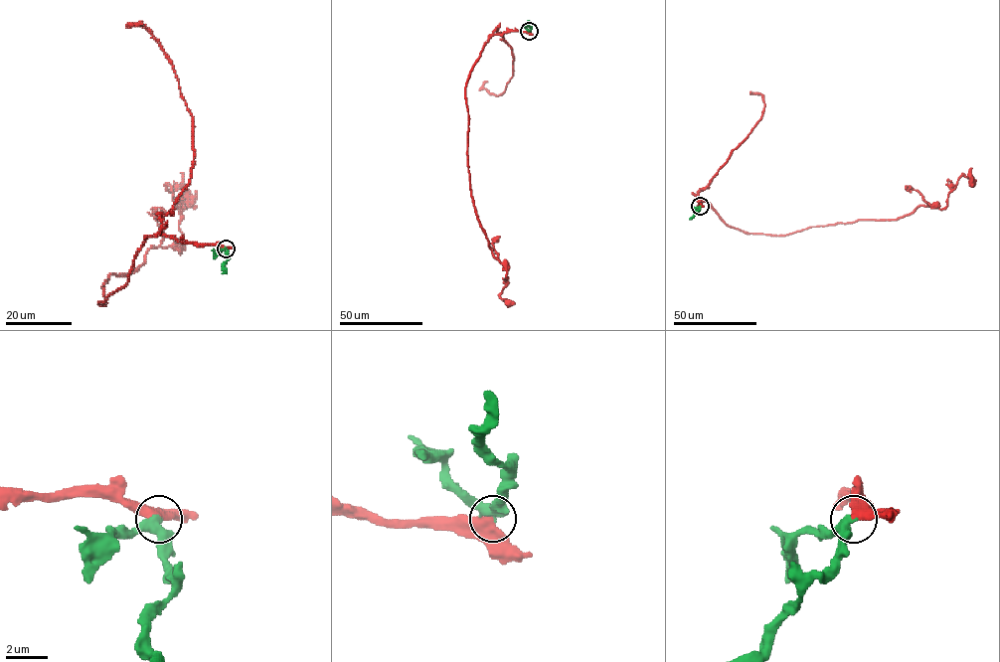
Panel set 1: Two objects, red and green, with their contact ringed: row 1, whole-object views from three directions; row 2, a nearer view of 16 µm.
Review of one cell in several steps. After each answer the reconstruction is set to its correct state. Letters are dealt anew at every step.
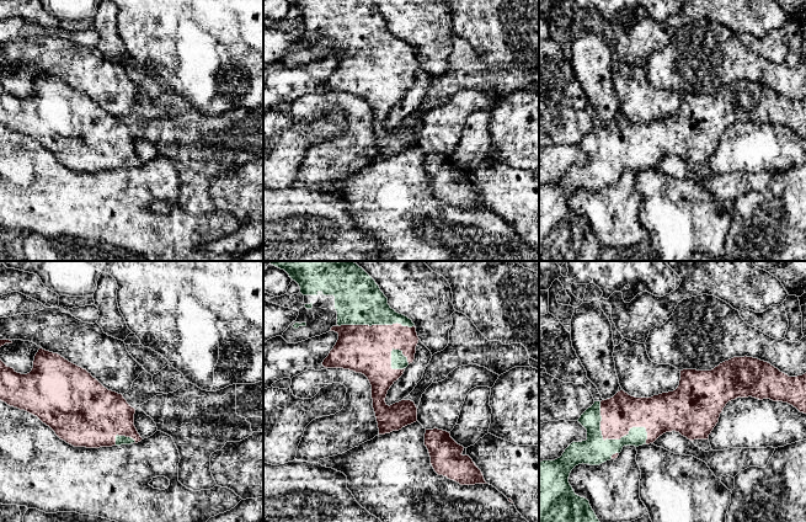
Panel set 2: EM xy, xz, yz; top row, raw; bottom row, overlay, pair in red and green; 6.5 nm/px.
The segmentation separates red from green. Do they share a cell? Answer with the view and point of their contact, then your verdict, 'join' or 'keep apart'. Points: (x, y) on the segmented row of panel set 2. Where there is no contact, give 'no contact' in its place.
yz (613, 438) | join

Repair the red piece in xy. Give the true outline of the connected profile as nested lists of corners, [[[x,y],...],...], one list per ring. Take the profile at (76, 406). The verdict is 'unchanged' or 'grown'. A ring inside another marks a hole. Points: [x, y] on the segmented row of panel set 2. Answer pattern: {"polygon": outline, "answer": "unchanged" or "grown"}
{"polygon": [[[39,348],[36,353],[33,368],[27,374],[17,373],[0,359],[0,400],[37,416],[60,440],[74,447],[112,447],[138,443],[143,440],[134,426],[135,409],[127,403],[122,394],[108,390],[86,369],[69,362],[58,353],[43,348]]], "answer": "grown"}

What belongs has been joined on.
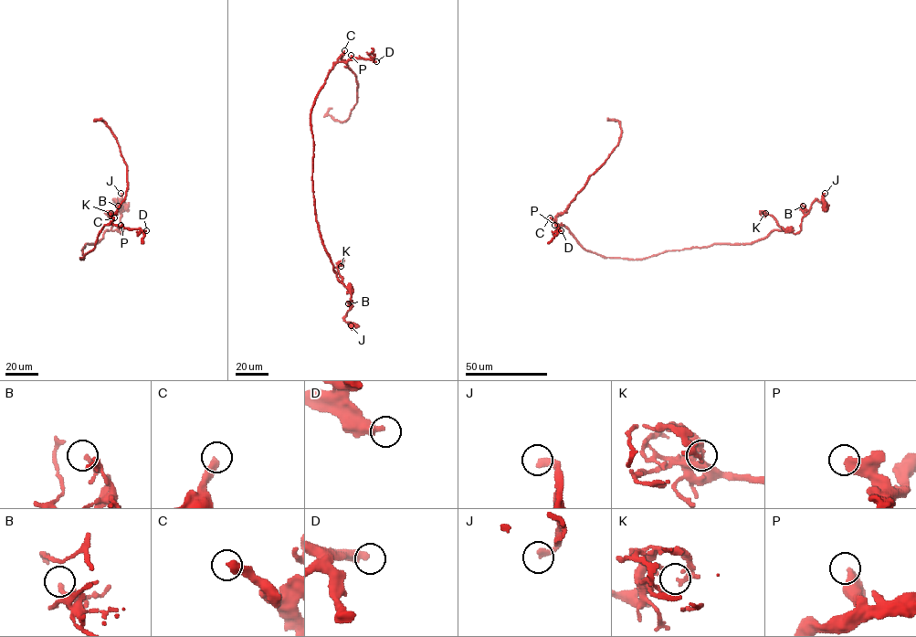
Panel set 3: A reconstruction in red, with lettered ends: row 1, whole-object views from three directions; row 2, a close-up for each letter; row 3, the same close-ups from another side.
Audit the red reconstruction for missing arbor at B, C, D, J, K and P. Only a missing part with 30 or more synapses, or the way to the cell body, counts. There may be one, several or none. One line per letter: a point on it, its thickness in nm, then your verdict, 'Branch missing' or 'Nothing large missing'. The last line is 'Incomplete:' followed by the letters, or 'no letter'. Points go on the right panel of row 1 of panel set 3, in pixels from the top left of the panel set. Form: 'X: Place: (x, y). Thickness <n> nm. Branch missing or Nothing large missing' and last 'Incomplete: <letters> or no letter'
B: Place: (803, 206). Thickness 120 nm. Nothing large missing
C: Place: (550, 217). Thickness 400 nm. Nothing large missing
D: Place: (561, 230). Thickness 400 nm. Branch missing
J: Place: (825, 193). Thickness 280 nm. Nothing large missing
K: Place: (765, 213). Thickness 170 nm. Nothing large missing
P: Place: (554, 225). Thickness 480 nm. Nothing large missing
Incomplete: D

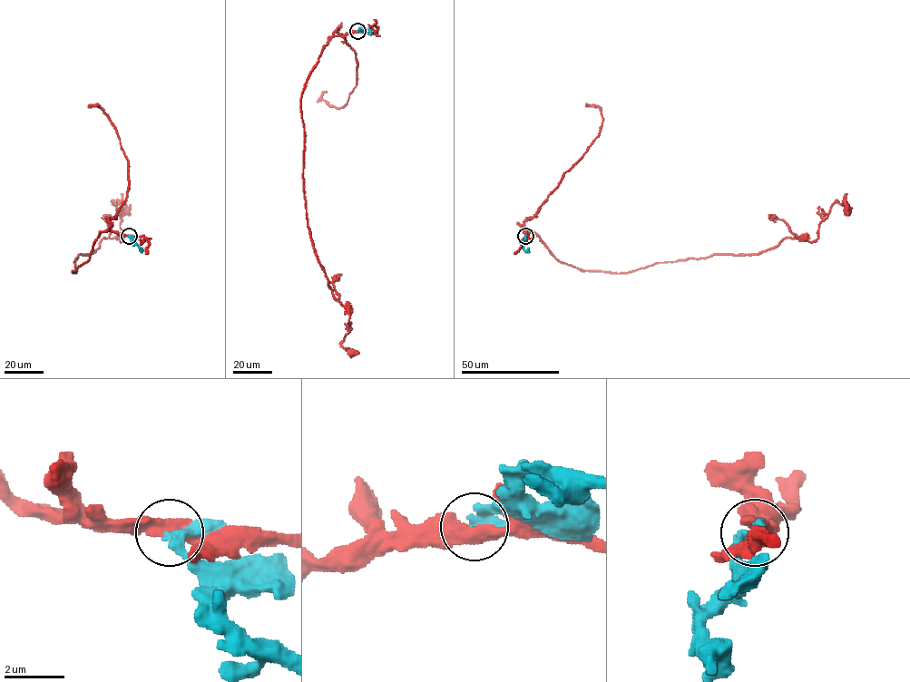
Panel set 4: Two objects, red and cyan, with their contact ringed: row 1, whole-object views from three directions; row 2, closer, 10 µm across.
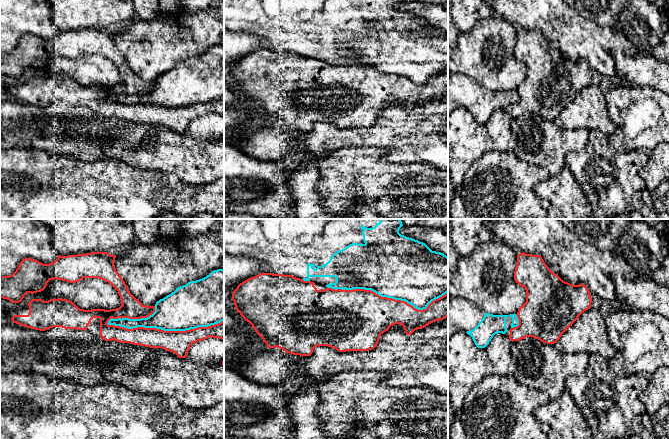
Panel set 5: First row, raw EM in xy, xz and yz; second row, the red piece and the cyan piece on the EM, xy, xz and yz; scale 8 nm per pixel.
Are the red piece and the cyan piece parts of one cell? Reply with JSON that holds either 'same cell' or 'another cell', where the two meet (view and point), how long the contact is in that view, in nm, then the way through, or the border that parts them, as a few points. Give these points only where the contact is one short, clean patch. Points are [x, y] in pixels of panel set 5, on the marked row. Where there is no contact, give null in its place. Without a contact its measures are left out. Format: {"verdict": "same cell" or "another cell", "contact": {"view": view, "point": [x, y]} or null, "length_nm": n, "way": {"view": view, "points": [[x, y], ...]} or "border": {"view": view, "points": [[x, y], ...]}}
{"verdict": "another cell", "contact": {"view": "xy", "point": [163, 330]}, "length_nm": 950}

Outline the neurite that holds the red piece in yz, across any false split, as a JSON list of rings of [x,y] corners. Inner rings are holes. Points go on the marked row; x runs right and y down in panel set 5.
[[[524,252],[517,255],[514,280],[526,290],[526,302],[518,309],[519,325],[510,329],[509,339],[519,341],[533,337],[543,343],[554,344],[562,334],[586,310],[590,309],[592,298],[584,284],[573,285],[563,281],[552,272],[540,255]]]

